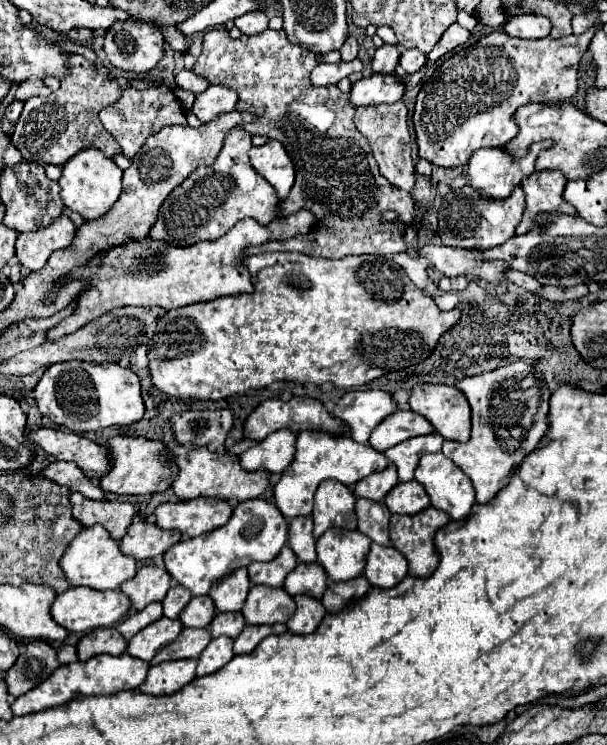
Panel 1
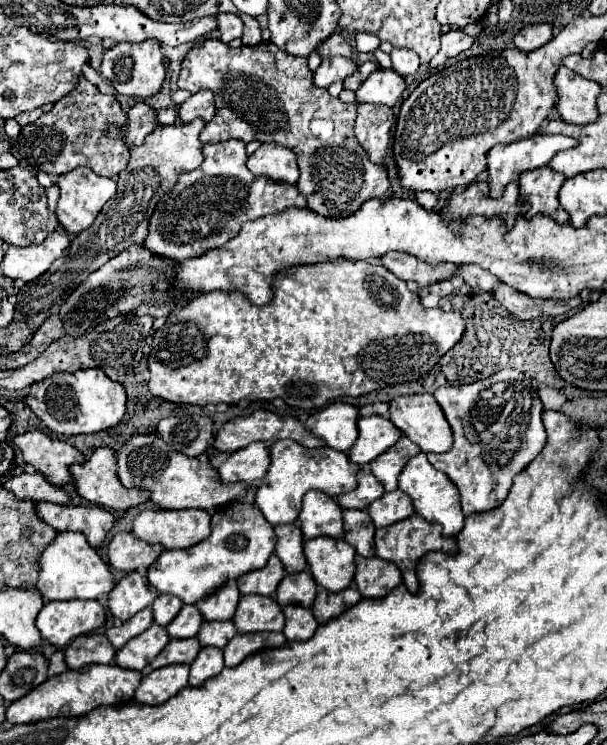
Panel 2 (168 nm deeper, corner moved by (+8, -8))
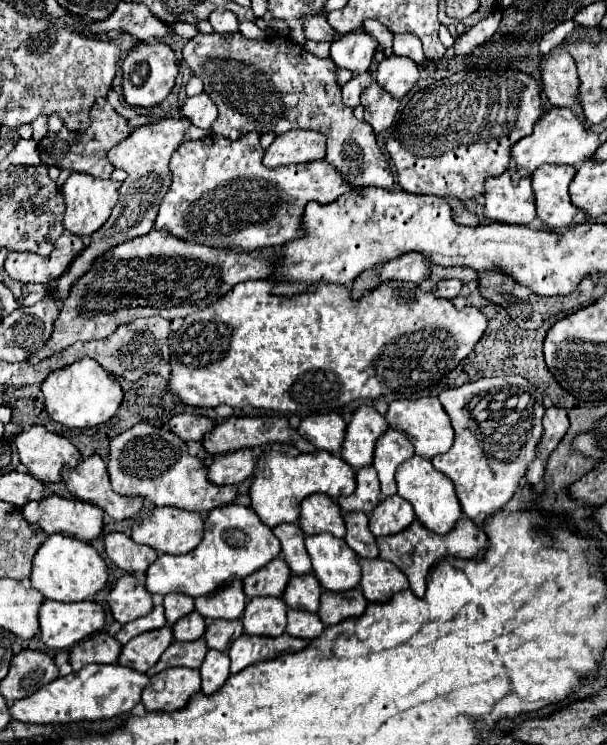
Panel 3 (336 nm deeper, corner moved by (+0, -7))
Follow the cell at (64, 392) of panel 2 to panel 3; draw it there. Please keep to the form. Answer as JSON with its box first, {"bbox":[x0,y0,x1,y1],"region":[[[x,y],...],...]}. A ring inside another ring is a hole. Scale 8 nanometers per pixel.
{"bbox":[40,358,124,428],"region":[[[84,358],[68,368],[52,372],[40,386],[44,394],[44,406],[52,420],[68,428],[94,428],[106,424],[120,408],[124,390],[116,376],[106,372],[96,360]]]}

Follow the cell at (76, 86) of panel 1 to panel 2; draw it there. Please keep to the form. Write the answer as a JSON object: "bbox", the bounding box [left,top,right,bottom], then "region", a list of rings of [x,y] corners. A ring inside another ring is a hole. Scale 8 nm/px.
{"bbox":[12,77,128,177],"region":[[[86,77],[78,87],[60,99],[50,113],[44,113],[36,123],[22,127],[18,139],[12,141],[12,155],[22,167],[34,171],[64,175],[76,167],[90,167],[102,177],[118,175],[128,163],[128,147],[120,135],[110,135],[108,127],[126,127],[126,113],[114,95],[104,95]]]}

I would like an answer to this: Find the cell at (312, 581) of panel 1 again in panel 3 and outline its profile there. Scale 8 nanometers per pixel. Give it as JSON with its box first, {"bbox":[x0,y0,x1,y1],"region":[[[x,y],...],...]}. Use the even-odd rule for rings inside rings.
{"bbox":[282,574,322,612],"region":[[[310,574],[302,576],[292,576],[282,600],[288,604],[288,608],[304,608],[308,612],[316,612],[320,606],[320,596],[322,596],[322,586],[318,578]]]}

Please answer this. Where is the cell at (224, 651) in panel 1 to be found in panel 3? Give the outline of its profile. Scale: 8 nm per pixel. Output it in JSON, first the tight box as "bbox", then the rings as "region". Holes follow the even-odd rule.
{"bbox":[200,650,230,694],"region":[[[208,650],[206,658],[200,666],[200,676],[202,676],[202,692],[214,694],[230,676],[228,654],[220,652],[220,650]]]}

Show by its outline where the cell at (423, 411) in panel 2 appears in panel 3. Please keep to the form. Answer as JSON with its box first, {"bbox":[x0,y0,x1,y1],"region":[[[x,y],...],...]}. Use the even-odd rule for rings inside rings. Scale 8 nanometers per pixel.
{"bbox":[386,396,454,458],"region":[[[434,396],[418,400],[394,400],[390,402],[386,420],[394,430],[402,430],[414,444],[414,452],[424,458],[434,458],[436,454],[444,454],[446,450],[450,450],[454,442],[454,428],[450,426],[450,418],[442,408],[440,400]]]}

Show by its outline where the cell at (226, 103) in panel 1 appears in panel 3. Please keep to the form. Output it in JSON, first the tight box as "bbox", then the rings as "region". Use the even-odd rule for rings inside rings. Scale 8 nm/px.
{"bbox":[182,92,218,128],"region":[[[206,92],[198,94],[198,96],[192,96],[184,102],[182,106],[182,114],[198,128],[212,128],[214,120],[218,118],[218,112],[216,112],[216,106],[214,102],[210,100],[210,96]]]}

